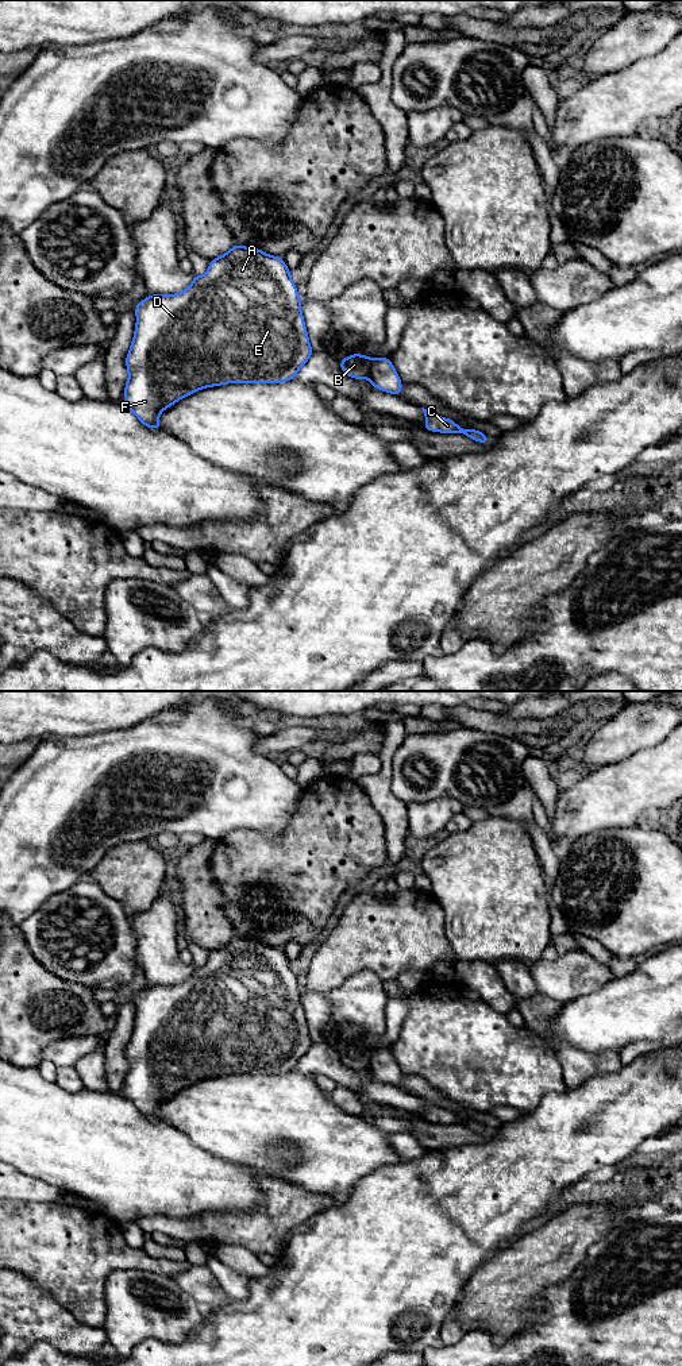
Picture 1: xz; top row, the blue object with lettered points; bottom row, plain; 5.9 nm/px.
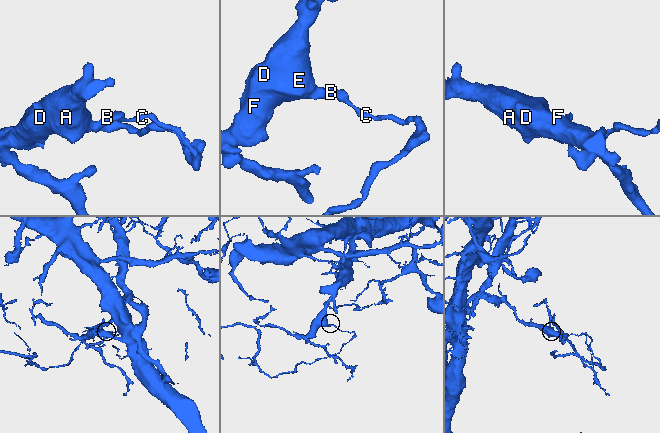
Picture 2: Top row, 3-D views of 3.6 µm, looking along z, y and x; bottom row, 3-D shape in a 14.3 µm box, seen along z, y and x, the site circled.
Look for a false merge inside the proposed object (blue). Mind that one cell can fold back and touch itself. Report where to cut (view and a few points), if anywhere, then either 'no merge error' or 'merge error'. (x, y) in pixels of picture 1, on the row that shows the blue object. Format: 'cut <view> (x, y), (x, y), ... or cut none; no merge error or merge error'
cut xz (372, 359), (368, 378); merge error

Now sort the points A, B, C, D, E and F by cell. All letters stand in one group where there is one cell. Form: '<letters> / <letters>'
A B D E F / C

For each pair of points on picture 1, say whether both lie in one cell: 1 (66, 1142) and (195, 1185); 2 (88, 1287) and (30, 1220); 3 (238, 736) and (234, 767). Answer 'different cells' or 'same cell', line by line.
1: same cell
2: same cell
3: same cell

